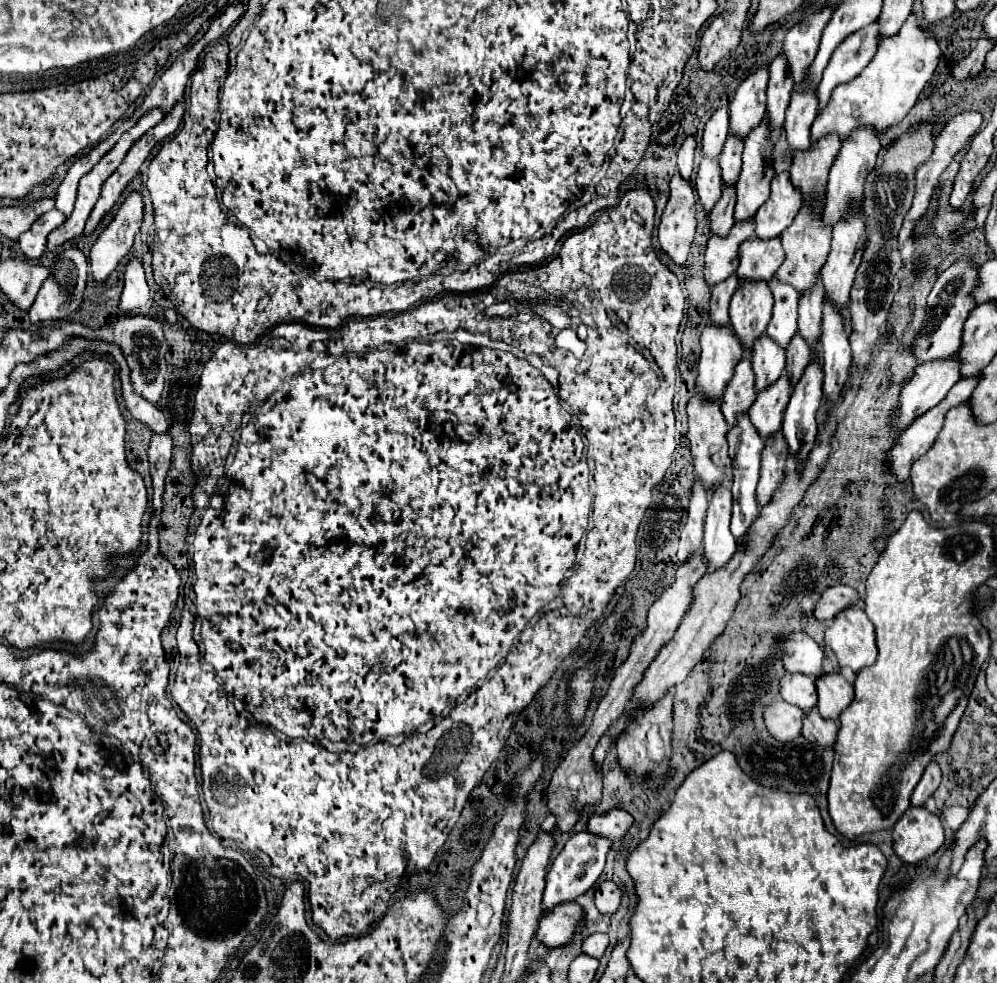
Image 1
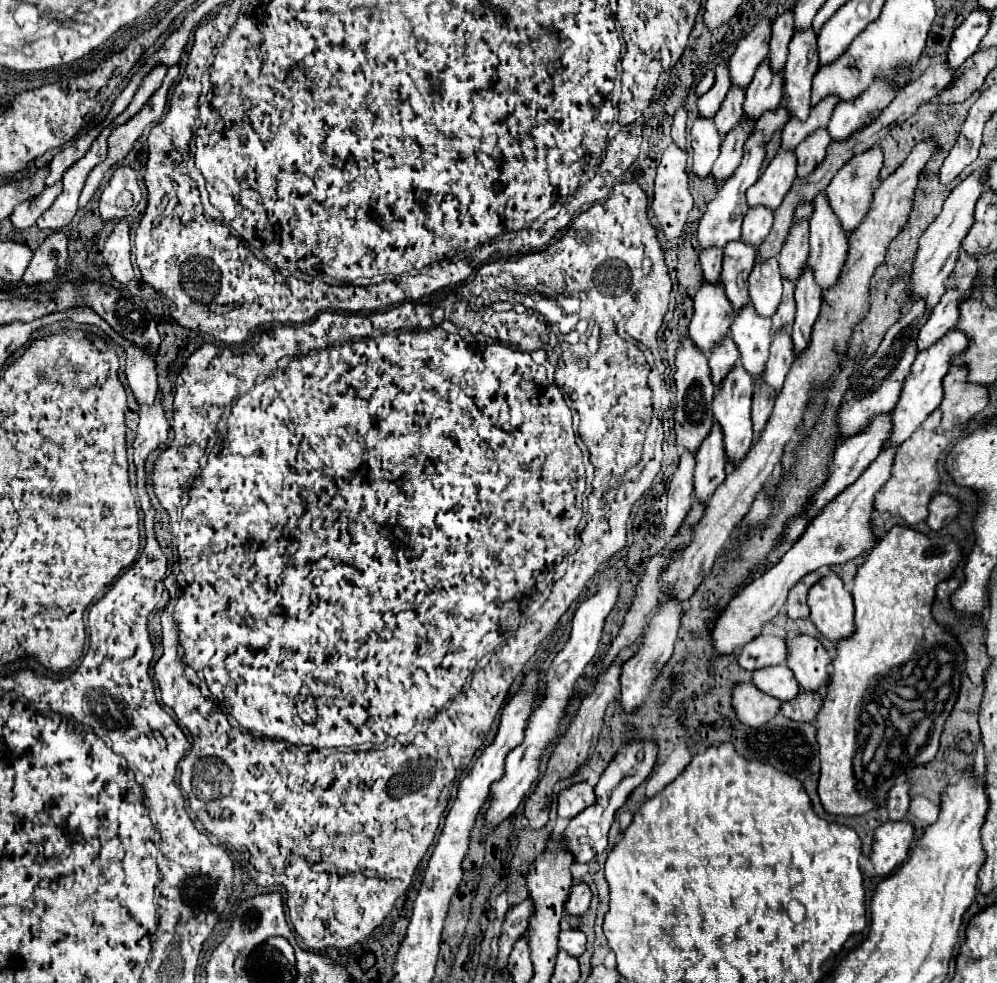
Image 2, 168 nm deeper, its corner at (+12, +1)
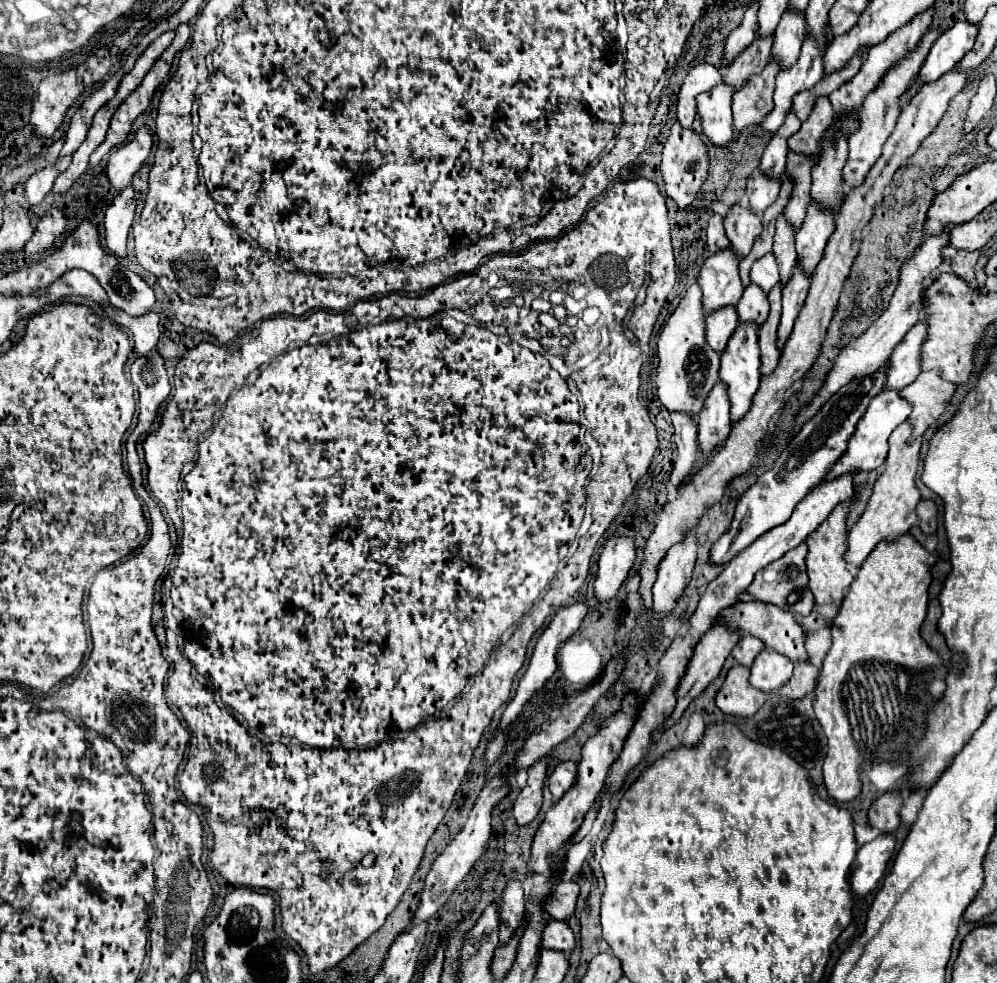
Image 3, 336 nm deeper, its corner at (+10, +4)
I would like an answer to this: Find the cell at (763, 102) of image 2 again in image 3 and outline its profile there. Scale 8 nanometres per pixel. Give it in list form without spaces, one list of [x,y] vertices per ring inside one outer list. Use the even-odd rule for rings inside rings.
[[[786,9],[780,25],[774,31],[774,45],[772,45],[772,57],[780,61],[780,69],[788,69],[792,61],[800,55],[800,45],[806,37],[806,17],[804,11]]]

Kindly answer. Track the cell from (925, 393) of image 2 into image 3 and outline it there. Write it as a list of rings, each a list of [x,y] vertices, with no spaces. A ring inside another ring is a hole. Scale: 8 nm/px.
[[[898,391],[896,393],[880,393],[876,395],[866,413],[862,415],[862,419],[858,421],[856,425],[856,431],[852,433],[852,437],[848,439],[848,447],[844,451],[844,455],[830,467],[830,471],[826,473],[824,481],[832,481],[832,479],[838,479],[846,473],[856,473],[856,471],[872,471],[872,469],[878,469],[882,463],[884,463],[884,457],[888,453],[888,437],[890,433],[908,419],[908,413],[910,413],[910,405],[906,401],[900,401],[900,395]]]

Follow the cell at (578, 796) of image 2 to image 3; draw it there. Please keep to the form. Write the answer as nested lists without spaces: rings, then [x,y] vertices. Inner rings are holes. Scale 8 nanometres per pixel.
[[[574,761],[558,763],[548,777],[548,789],[550,789],[552,797],[560,799],[568,791],[568,785],[572,785],[574,777],[576,777],[576,763]]]

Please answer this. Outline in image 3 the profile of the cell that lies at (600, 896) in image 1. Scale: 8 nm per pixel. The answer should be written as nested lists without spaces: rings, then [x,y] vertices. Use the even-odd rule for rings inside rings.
[[[560,881],[560,885],[556,885],[556,889],[552,889],[552,895],[546,901],[546,911],[552,919],[558,921],[566,921],[576,907],[576,899],[578,899],[578,885],[574,881]]]

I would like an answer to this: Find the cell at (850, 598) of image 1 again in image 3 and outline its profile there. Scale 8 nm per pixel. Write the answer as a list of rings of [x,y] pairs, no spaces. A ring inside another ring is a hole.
[[[806,543],[784,553],[780,559],[772,561],[770,565],[766,565],[764,569],[760,569],[756,573],[752,585],[746,589],[746,593],[752,595],[756,601],[772,603],[784,611],[792,611],[796,615],[810,615],[810,611],[814,607],[814,595],[808,589],[808,575],[806,575],[806,565],[804,565],[806,553],[808,553]]]

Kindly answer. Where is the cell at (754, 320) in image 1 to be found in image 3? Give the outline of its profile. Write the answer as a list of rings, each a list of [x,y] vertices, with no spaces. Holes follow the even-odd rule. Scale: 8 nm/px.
[[[736,203],[728,209],[724,227],[732,247],[740,253],[740,257],[744,257],[748,255],[748,249],[752,249],[752,241],[762,233],[762,217],[756,215],[750,207]]]

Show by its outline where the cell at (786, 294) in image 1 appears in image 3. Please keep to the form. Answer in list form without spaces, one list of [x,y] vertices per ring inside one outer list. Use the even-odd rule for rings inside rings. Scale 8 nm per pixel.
[[[768,253],[768,255],[760,257],[758,261],[754,261],[752,271],[750,271],[750,279],[752,279],[752,283],[760,285],[764,289],[764,293],[768,293],[772,289],[772,285],[776,285],[780,281],[776,259],[774,259],[772,253]]]

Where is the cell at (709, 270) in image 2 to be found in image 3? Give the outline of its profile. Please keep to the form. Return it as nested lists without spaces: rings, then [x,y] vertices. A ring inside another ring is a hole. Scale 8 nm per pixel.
[[[714,213],[714,215],[710,217],[710,223],[708,223],[708,249],[710,249],[712,253],[716,253],[716,251],[720,251],[720,249],[726,249],[726,247],[730,245],[722,221],[724,221],[724,217],[722,217],[720,213]]]

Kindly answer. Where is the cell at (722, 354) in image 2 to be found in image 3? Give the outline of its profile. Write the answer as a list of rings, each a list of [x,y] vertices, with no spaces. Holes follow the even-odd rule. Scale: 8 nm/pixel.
[[[720,307],[706,315],[706,337],[708,345],[716,349],[716,353],[724,351],[724,345],[728,343],[728,337],[734,333],[738,325],[738,313],[736,307]]]

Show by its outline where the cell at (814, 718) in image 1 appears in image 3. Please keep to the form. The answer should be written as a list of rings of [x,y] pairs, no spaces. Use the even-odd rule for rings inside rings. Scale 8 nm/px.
[[[794,661],[794,673],[792,673],[790,681],[780,687],[780,695],[788,697],[788,699],[804,697],[810,689],[814,689],[814,685],[818,681],[818,673],[820,673],[820,669],[816,665],[812,665],[810,661]]]

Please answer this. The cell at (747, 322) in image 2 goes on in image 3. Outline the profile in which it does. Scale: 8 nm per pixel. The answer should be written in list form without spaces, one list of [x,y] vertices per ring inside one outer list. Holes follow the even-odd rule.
[[[750,283],[744,289],[744,295],[738,301],[736,309],[738,309],[740,321],[756,321],[758,325],[762,325],[762,321],[768,317],[768,299],[758,285]]]

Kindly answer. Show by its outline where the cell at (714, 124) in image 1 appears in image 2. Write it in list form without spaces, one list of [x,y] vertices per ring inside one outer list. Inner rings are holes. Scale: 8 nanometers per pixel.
[[[720,64],[716,68],[716,82],[714,82],[714,86],[704,96],[698,98],[700,118],[712,120],[716,116],[716,112],[720,110],[722,100],[726,98],[728,90],[730,90],[730,78],[728,78],[728,72],[726,72],[726,64]]]

